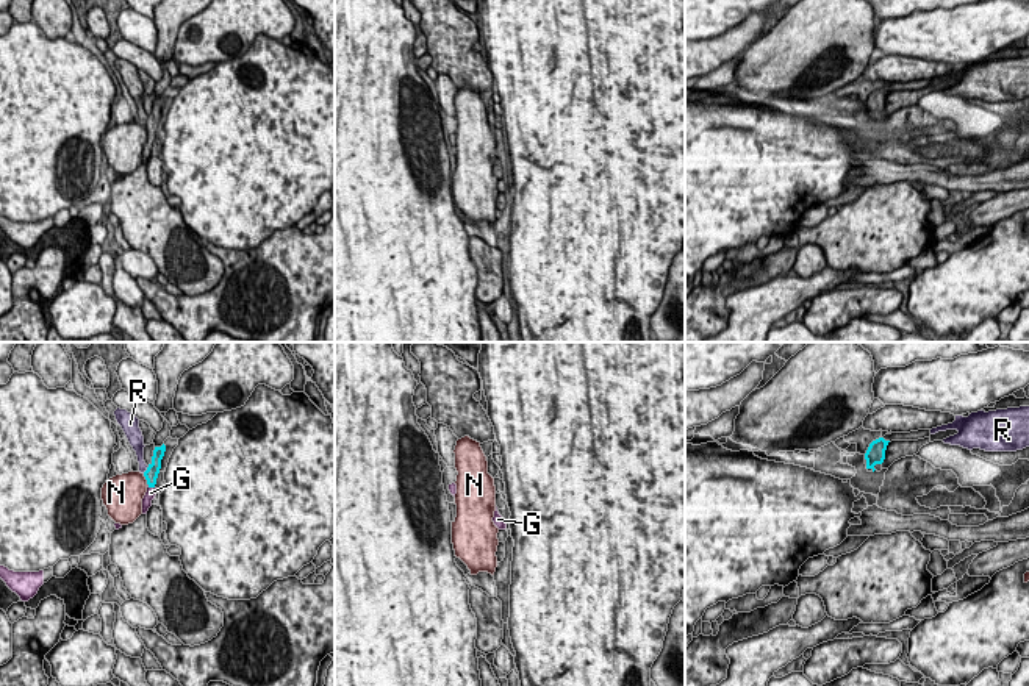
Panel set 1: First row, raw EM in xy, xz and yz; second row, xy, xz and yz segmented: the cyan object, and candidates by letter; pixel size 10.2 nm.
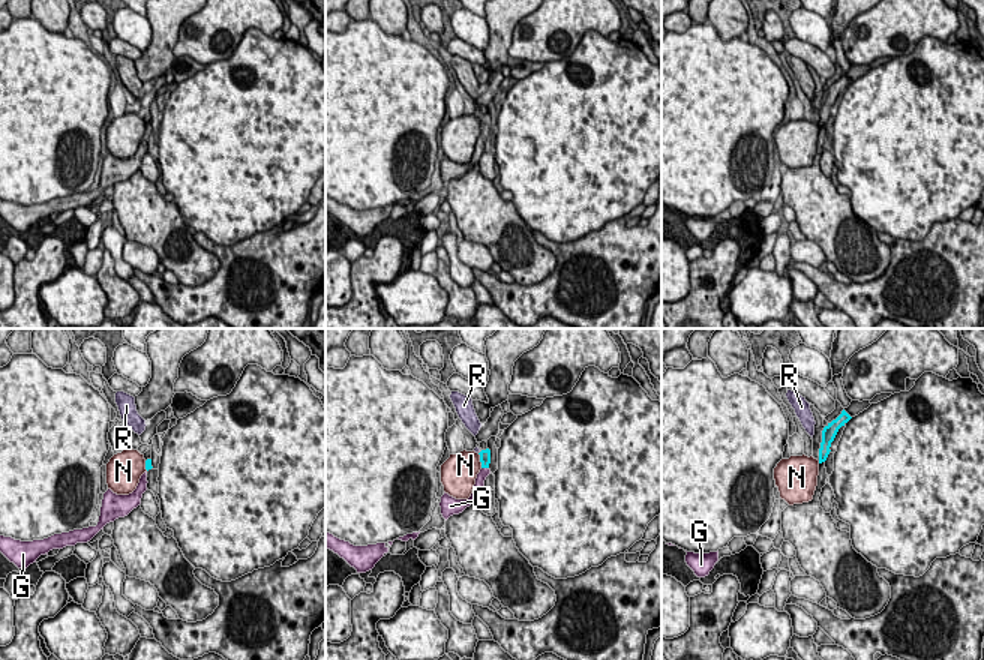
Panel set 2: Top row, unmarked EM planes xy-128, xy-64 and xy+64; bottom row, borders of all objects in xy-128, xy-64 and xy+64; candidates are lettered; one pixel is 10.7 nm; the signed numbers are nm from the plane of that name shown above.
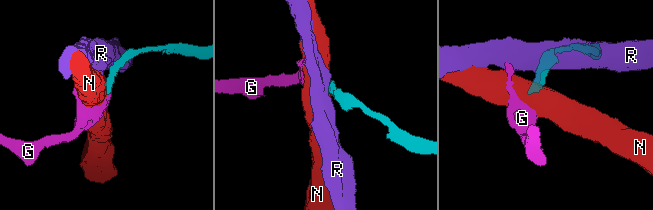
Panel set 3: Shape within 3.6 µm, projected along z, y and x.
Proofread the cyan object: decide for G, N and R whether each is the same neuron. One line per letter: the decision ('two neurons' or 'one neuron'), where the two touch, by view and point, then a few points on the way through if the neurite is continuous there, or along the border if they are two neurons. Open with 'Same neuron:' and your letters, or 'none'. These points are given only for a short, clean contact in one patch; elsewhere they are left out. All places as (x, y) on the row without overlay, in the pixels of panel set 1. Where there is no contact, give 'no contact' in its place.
Same neuron: G
G: one neuron; meets cyan in xy at (150, 136); runs through xy (150, 124), (150, 136), (150, 142)
N: two neurons; meets cyan in xy at (146, 128); border along xy (143, 124), (147, 133)
R: two neurons; meets cyan in xy at (147, 119); border along xy (149, 116), (143, 122)

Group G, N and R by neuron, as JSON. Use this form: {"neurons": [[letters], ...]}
{"neurons": [["G"], ["N"], ["R"]]}

